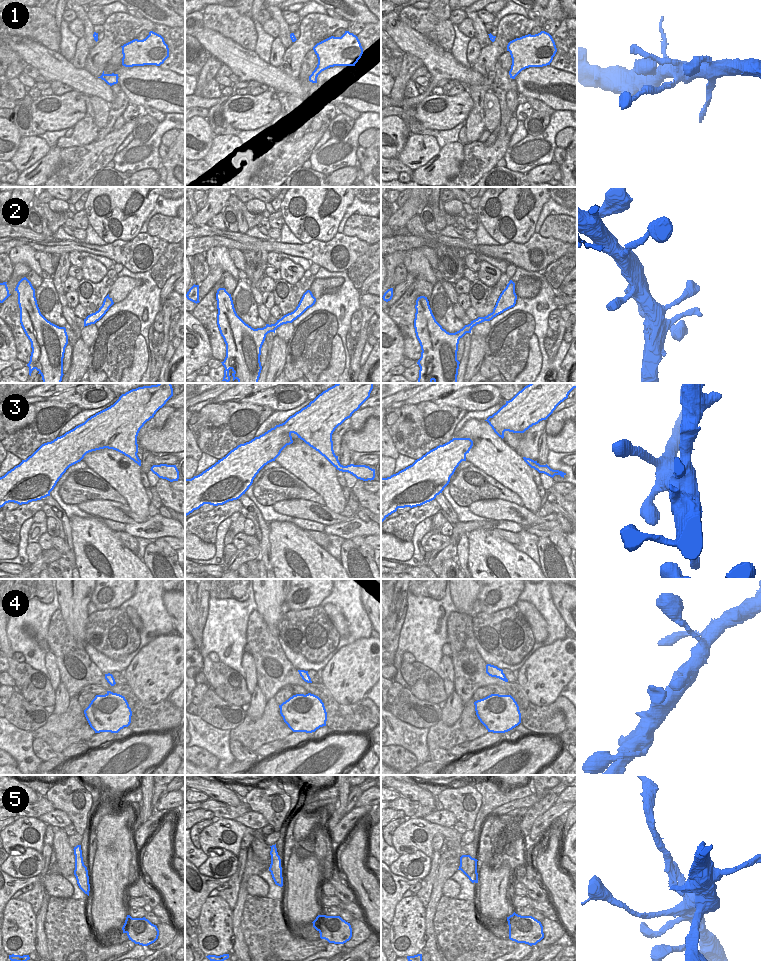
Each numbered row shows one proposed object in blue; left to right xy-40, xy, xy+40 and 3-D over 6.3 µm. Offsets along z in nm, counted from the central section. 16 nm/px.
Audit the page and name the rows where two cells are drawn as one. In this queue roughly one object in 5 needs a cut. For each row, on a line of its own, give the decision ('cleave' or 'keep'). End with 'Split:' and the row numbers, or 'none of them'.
1: cleave
2: keep
3: keep
4: keep
5: cleave
Split: 1, 5

